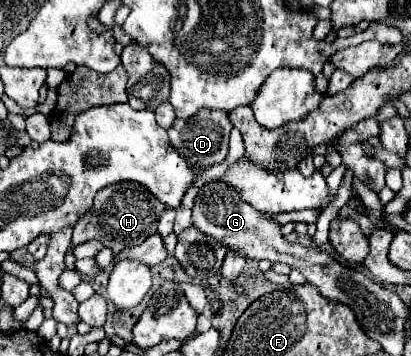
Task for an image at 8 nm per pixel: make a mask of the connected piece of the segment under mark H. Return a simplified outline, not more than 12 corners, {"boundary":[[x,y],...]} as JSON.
{"boundary":[[132,181],[98,191],[70,249],[90,239],[116,253],[158,231],[164,203]]}

